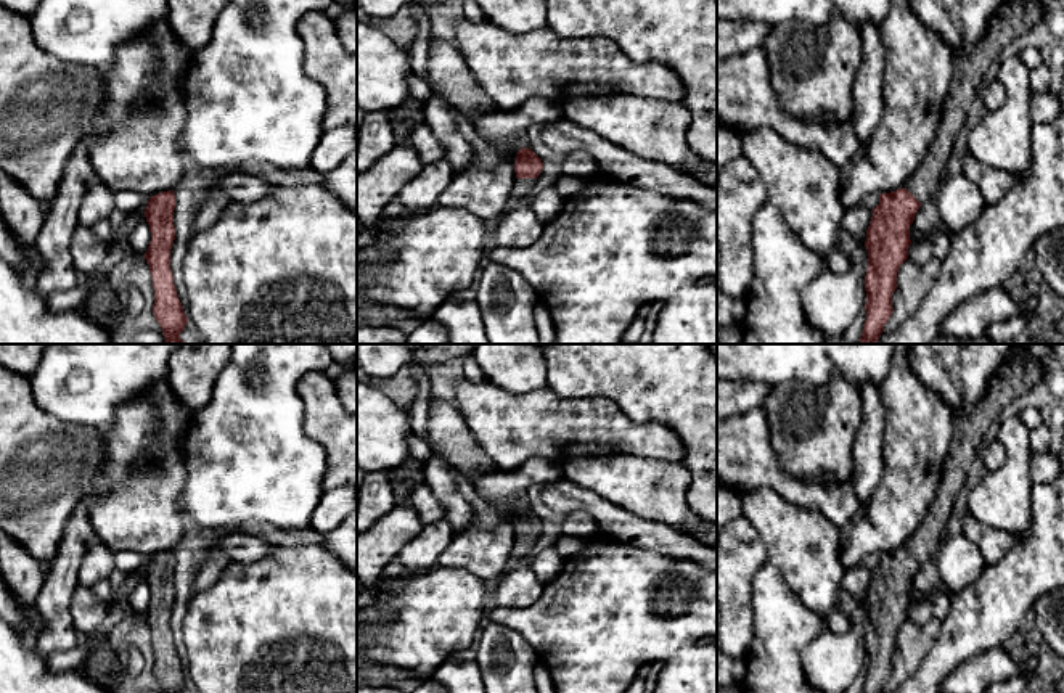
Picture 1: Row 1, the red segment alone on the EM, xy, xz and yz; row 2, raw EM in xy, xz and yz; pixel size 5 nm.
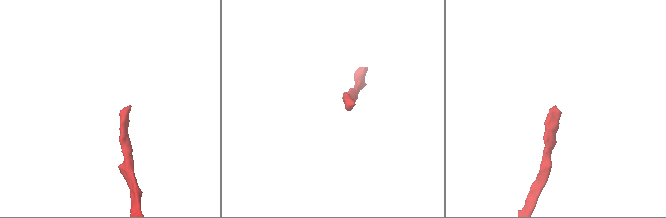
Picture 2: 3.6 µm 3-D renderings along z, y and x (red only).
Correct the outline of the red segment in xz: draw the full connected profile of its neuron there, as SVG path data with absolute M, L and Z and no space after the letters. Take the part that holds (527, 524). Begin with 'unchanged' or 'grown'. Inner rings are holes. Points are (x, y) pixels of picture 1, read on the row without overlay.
grown; M521 508L516 516L516 540L511 550L511 564L524 563L535 545L535 539L543 529L542 519L530 510Z

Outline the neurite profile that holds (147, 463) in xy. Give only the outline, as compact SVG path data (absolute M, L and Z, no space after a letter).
M145 452L137 460L132 461L130 470L132 470L133 474L154 476L154 474L158 474L159 463L158 463L156 457Z

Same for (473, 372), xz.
M473 354L464 355L464 376L471 379L473 383L485 384L489 383L487 375L482 371L482 368L476 363Z

